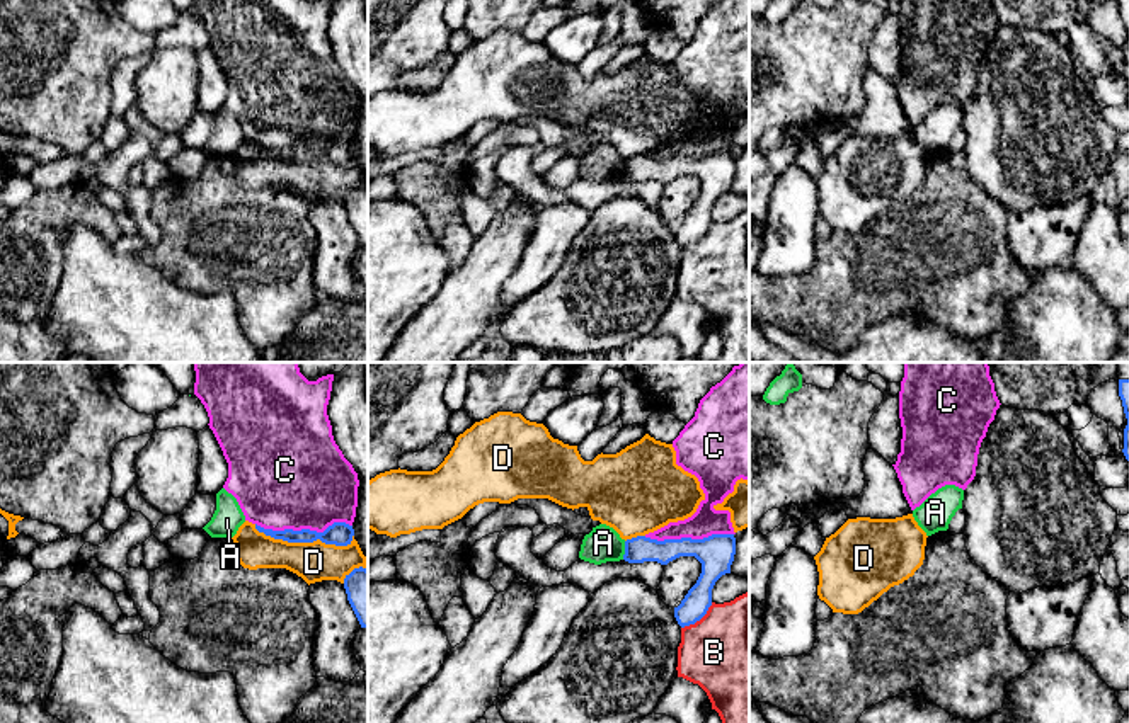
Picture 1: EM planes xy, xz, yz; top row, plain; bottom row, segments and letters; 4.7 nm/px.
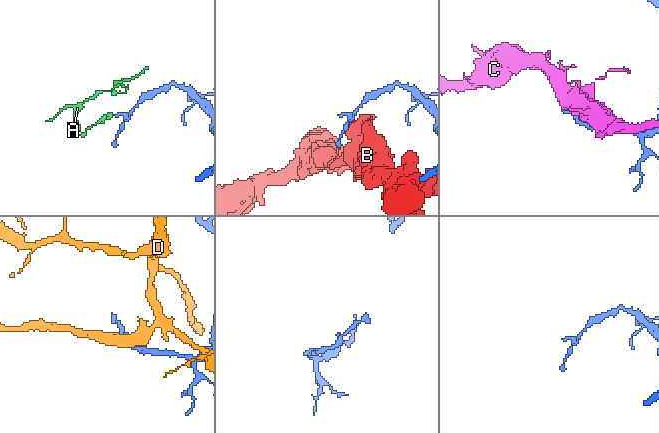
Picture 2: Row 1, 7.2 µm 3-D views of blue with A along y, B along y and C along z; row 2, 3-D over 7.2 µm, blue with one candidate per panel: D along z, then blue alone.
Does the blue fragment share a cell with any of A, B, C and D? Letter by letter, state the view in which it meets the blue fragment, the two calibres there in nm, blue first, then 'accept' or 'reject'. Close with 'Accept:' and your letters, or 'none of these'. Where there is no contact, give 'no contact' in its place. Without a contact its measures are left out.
A: meets blue in xz; 130 nm thick on the blue side, 170 nm on the other; reject
B: meets blue in xz; 130 nm thick on the blue side, 480 nm on the other; reject
C: meets blue in xy; 110 nm thick on the blue side, 480 nm on the other; reject
D: meets blue in xy; 110 nm thick on the blue side, 190 nm on the other; reject
Accept: none of these

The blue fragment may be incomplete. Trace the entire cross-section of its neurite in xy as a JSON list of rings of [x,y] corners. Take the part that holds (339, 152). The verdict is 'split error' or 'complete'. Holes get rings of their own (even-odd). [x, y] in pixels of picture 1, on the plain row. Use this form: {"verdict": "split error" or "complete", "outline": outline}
{"verdict": "complete", "outline": [[[334,141],[324,151],[317,151],[317,150],[310,150],[310,148],[272,150],[272,148],[264,148],[264,146],[257,145],[257,143],[255,143],[255,148],[259,151],[264,151],[266,155],[271,155],[274,158],[283,158],[283,160],[288,160],[288,162],[313,162],[313,160],[320,158],[325,163],[335,163],[335,165],[351,163],[352,155],[354,155],[352,145],[349,145],[346,141]]]}

